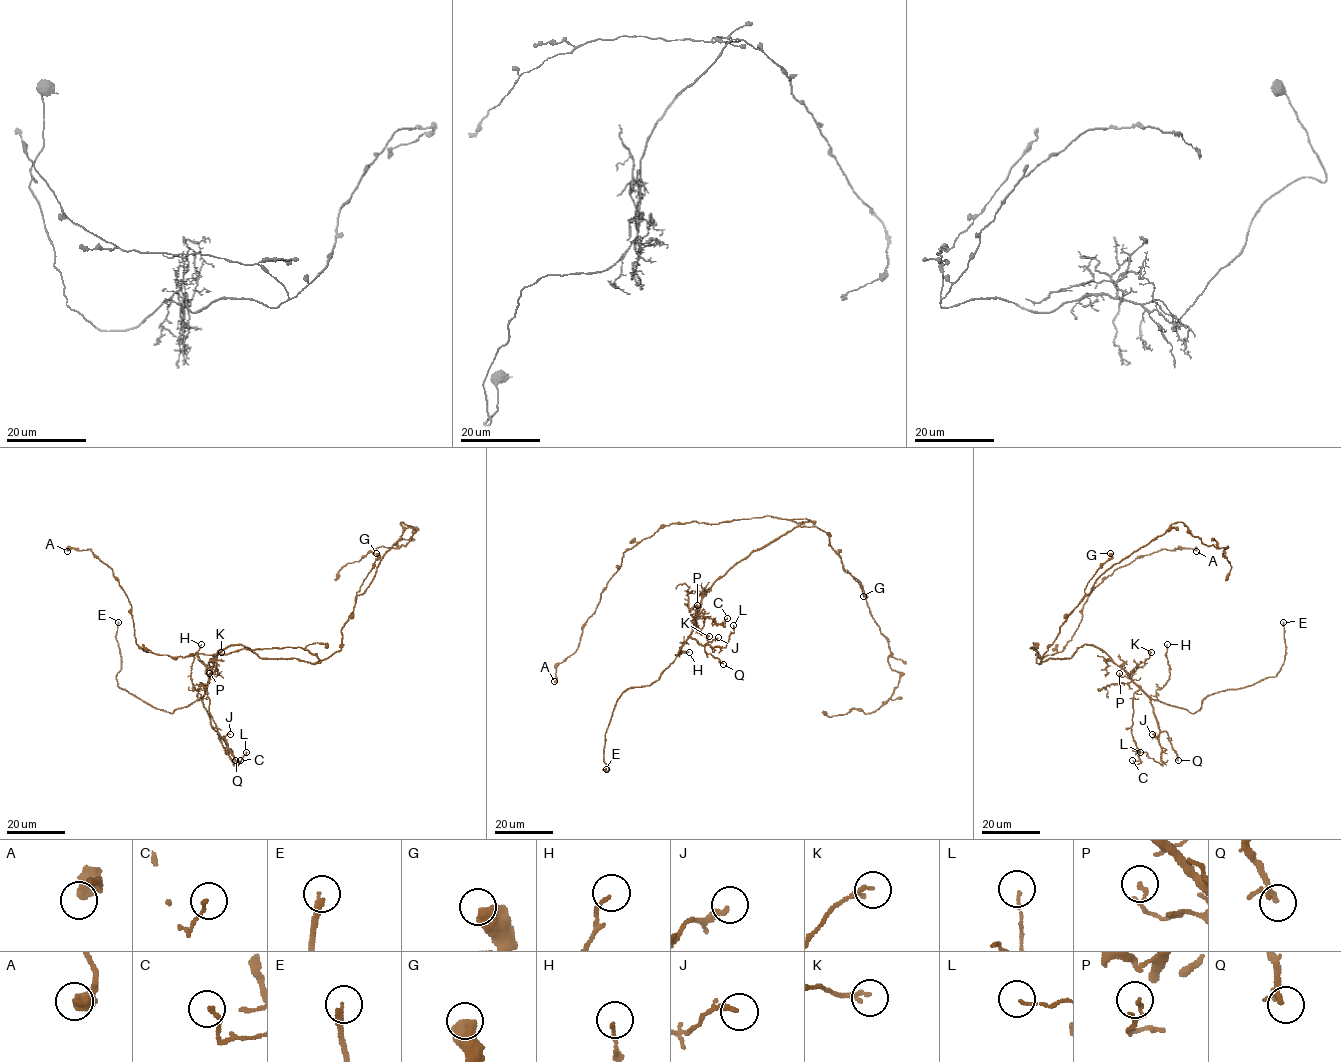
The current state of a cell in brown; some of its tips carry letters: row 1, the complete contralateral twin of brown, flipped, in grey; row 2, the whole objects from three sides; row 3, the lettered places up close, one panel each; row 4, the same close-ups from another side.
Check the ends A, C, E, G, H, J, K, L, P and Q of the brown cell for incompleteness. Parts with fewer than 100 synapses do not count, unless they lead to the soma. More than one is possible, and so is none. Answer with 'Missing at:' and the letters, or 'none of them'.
Missing at: E

